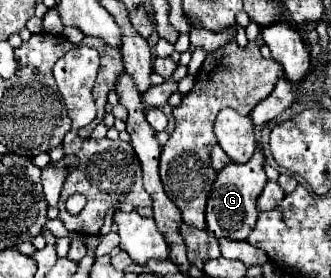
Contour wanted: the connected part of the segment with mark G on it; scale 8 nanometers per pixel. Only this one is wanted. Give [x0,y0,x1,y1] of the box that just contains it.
[207,148,267,240]

